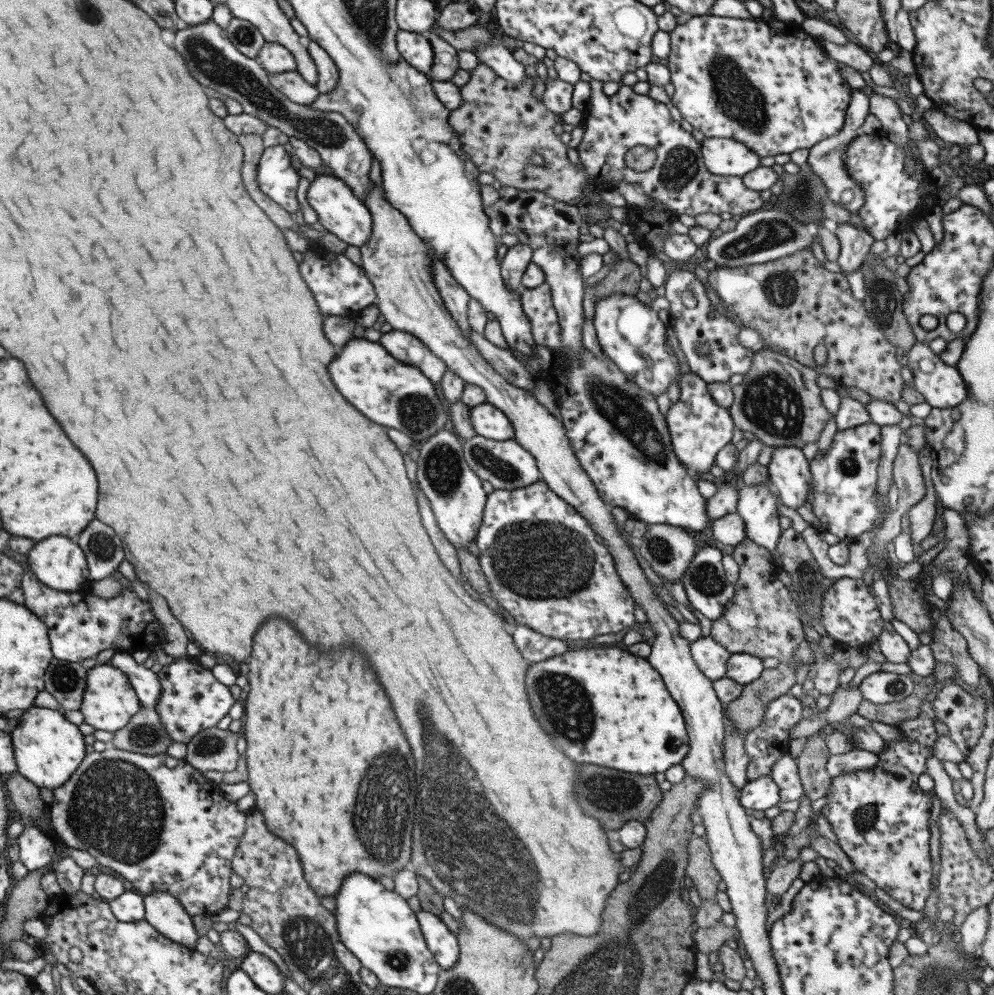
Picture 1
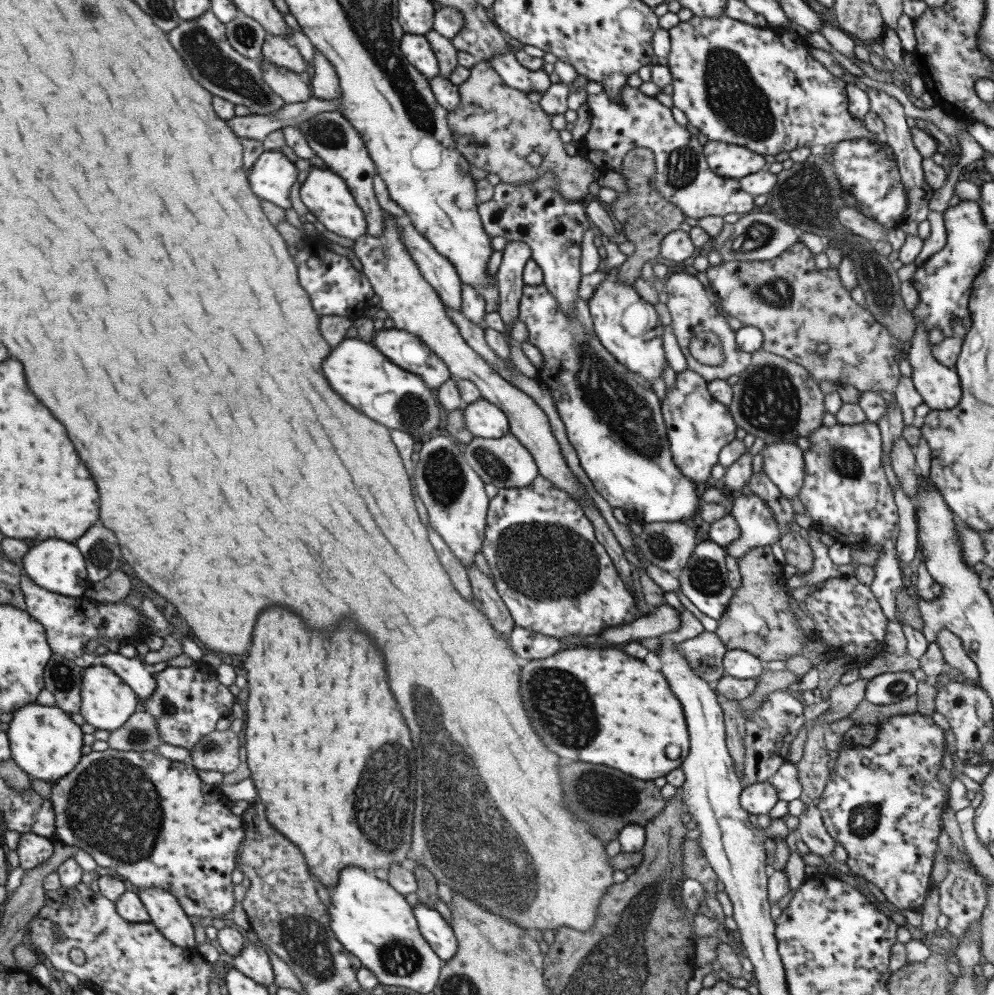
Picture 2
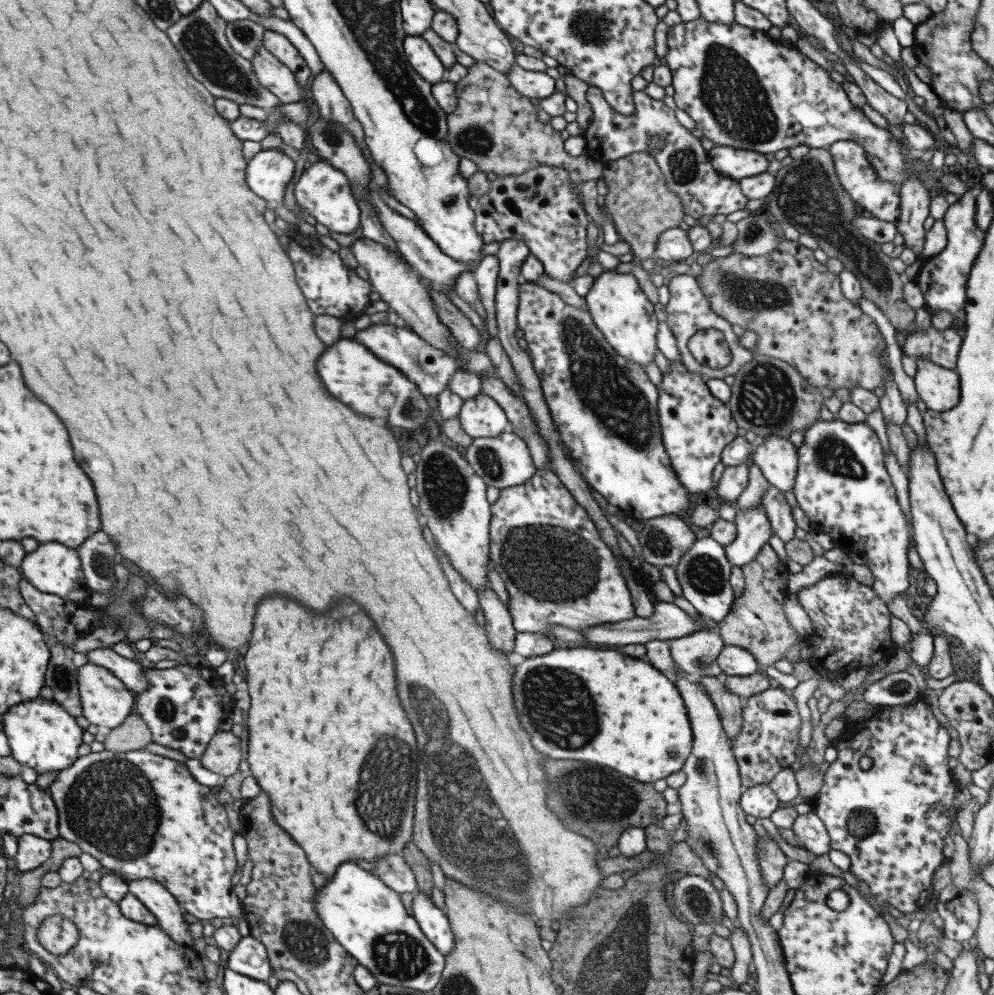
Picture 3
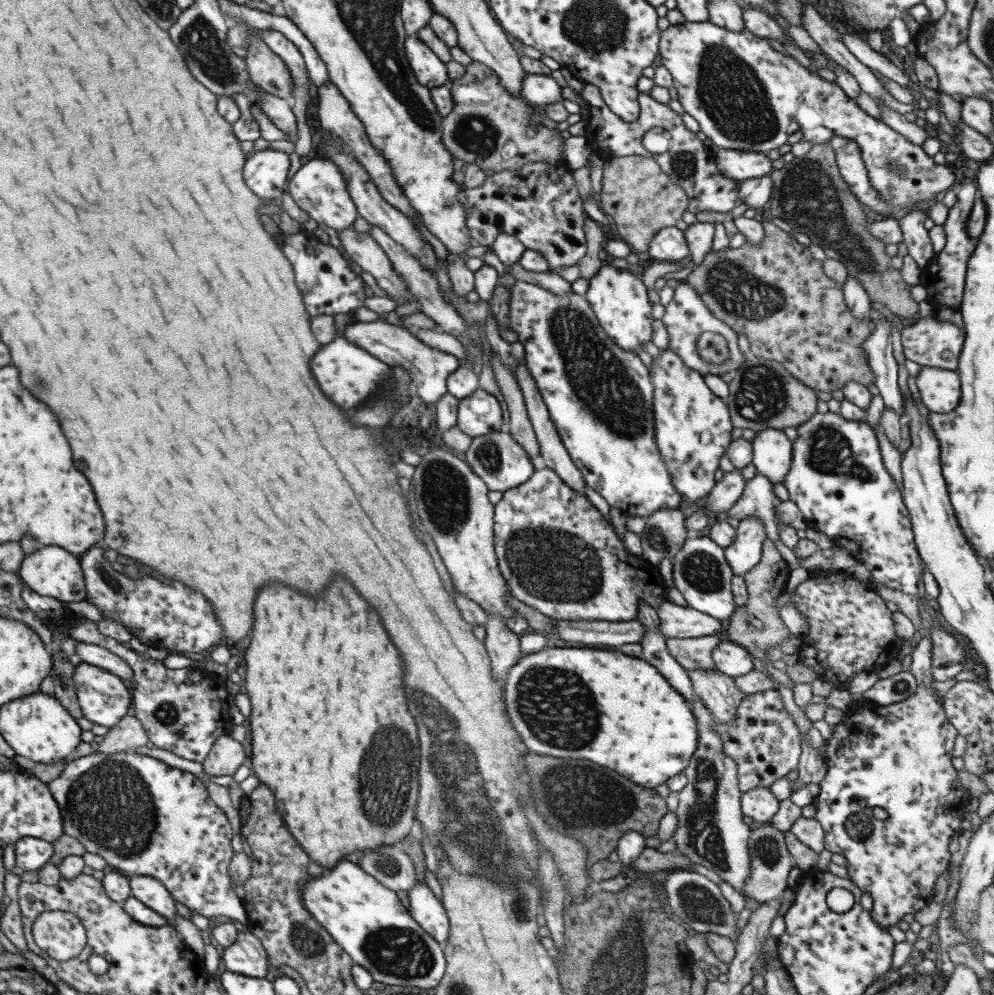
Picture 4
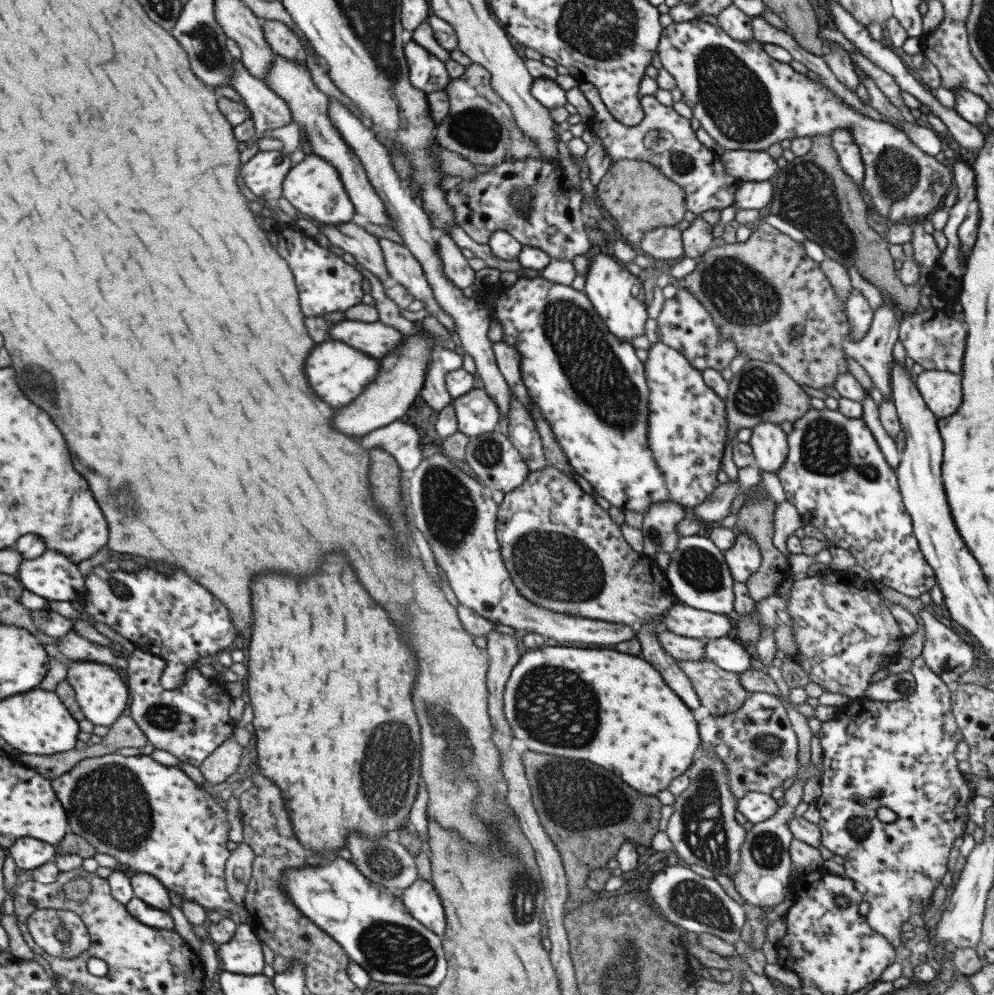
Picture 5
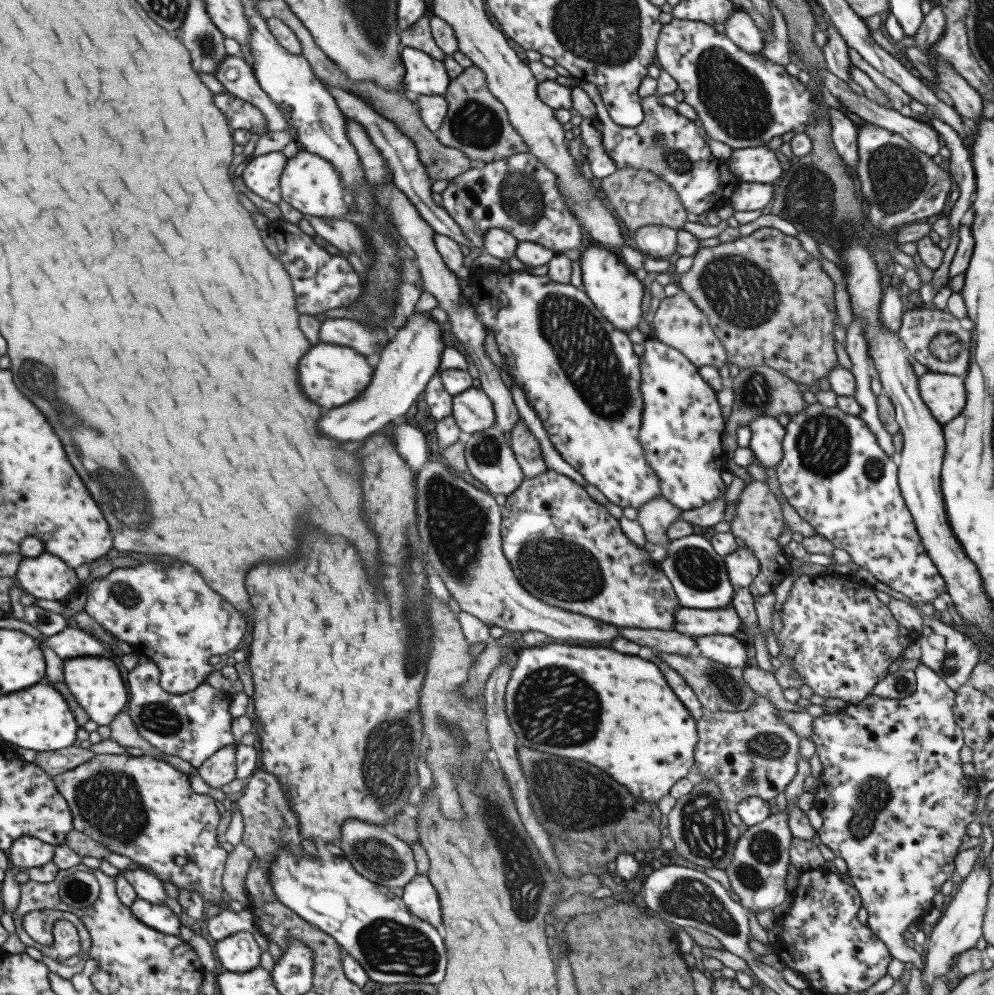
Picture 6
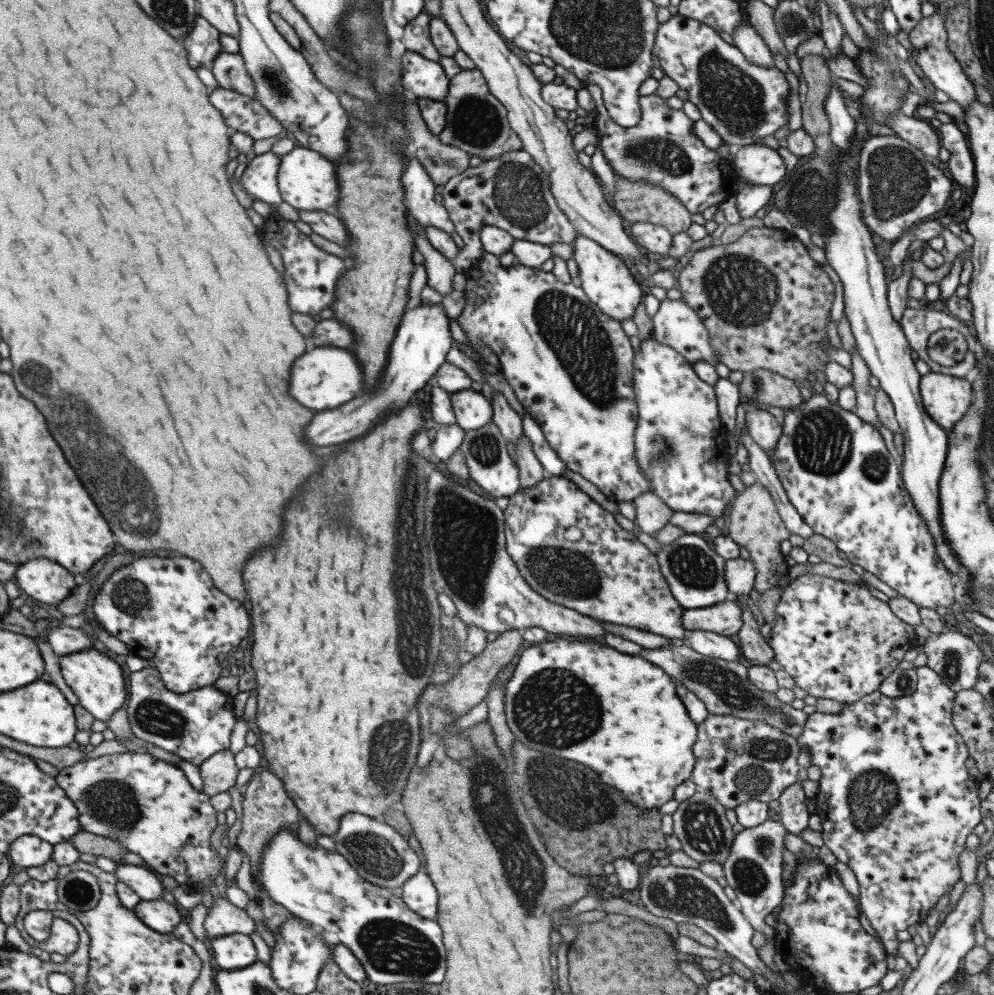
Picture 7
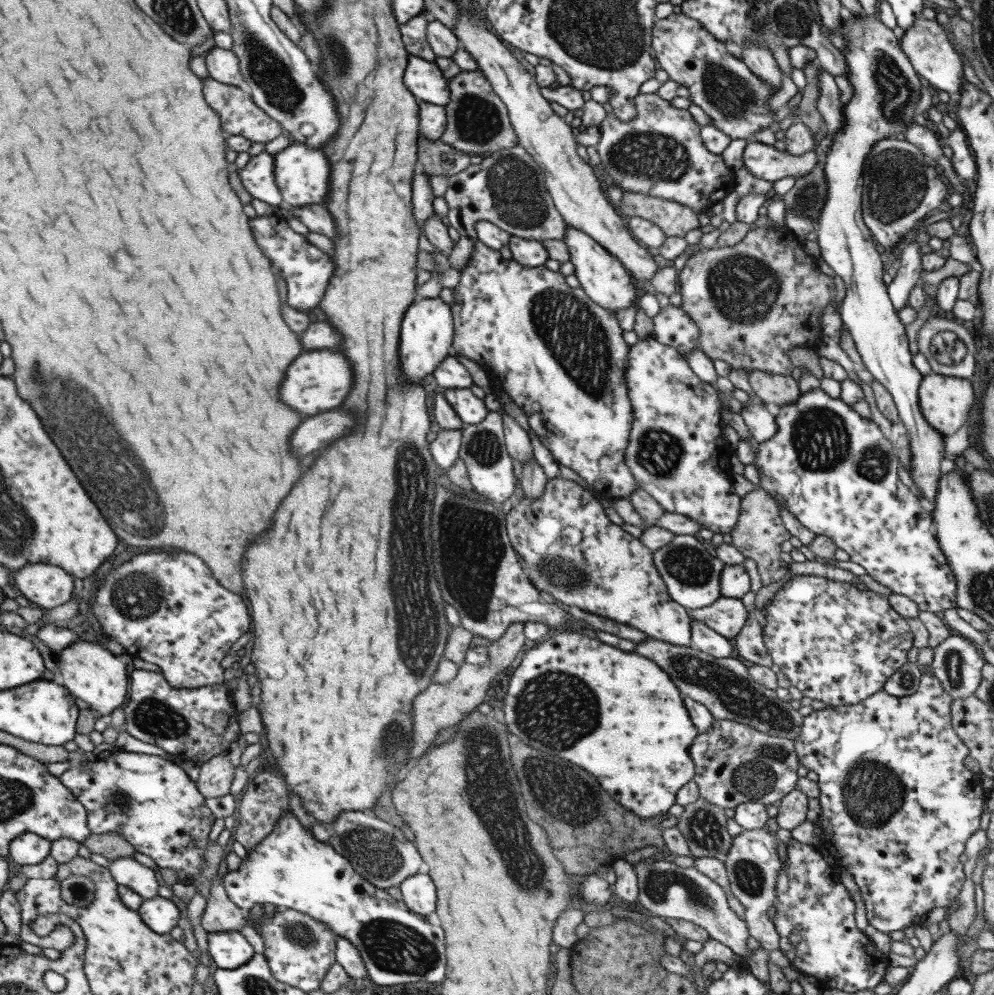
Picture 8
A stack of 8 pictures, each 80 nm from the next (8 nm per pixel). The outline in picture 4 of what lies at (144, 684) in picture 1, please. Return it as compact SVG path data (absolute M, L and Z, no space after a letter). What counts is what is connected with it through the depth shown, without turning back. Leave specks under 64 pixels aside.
M80 641L76 642L74 653L79 656L81 663L89 663L107 672L118 676L126 684L132 681L132 670L127 663L116 654L107 649L100 648L95 644L87 644Z

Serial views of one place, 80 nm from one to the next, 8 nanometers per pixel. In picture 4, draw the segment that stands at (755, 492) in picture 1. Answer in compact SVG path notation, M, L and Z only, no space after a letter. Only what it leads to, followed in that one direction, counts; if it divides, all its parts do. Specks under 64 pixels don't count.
M757 517L742 519L735 530L736 535L732 543L724 548L724 559L732 570L732 574L744 576L758 563L766 532L764 525Z

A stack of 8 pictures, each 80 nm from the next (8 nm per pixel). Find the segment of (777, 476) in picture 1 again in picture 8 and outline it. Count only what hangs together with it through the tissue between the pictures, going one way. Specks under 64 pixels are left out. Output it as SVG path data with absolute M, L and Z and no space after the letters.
M751 401L748 406L742 406L741 417L751 435L758 444L773 438L777 430L775 418L767 412L761 402Z

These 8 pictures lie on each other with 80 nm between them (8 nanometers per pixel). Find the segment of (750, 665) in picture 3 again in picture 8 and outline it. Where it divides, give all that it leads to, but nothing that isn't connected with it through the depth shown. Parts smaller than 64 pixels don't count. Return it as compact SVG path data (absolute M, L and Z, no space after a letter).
M690 621L691 644L693 648L713 657L733 657L735 649L731 648L729 639L717 634L702 622Z

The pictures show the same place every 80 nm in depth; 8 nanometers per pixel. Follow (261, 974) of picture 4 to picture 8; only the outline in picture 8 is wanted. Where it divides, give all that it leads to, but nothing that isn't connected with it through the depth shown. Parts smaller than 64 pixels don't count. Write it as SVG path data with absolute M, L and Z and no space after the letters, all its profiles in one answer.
M239 931L210 932L206 941L206 950L216 968L237 968L254 953Z

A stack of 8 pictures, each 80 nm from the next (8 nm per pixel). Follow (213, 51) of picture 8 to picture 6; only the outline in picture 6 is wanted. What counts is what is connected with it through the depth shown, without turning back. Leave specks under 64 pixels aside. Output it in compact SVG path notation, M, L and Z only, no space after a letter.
M227 55L217 65L214 76L225 91L252 104L263 113L266 118L266 132L283 131L286 128L286 120L281 111L257 84L250 64L240 55Z

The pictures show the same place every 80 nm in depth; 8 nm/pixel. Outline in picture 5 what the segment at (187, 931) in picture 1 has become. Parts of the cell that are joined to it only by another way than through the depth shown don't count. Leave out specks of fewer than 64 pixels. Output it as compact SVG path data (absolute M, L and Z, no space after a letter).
M136 873L128 879L134 897L145 902L151 908L163 910L170 908L168 891L149 874Z

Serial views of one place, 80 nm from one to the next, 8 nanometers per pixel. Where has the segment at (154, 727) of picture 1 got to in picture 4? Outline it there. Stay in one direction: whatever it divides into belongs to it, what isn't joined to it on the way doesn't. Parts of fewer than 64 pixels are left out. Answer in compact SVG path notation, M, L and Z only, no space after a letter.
M123 715L121 720L103 735L96 752L101 754L132 752L148 741L147 735L134 716Z

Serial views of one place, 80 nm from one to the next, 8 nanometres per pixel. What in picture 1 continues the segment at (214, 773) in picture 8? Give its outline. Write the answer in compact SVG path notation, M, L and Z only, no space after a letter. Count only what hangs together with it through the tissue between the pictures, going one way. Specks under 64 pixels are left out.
M215 726L200 730L186 744L185 762L205 772L233 772L239 755L235 750L237 735L228 729L222 730Z

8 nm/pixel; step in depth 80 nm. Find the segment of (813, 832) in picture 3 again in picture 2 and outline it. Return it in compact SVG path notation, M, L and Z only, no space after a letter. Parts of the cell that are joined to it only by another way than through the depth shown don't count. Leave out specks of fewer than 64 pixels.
M816 801L806 805L798 816L796 831L800 834L800 841L809 848L809 853L825 859L832 857L834 841L823 826L820 814L816 809Z

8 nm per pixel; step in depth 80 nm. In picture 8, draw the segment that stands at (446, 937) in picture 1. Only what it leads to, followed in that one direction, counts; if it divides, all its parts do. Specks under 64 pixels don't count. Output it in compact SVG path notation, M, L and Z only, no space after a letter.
M413 874L398 885L402 902L415 914L427 917L436 908L436 890L428 874Z

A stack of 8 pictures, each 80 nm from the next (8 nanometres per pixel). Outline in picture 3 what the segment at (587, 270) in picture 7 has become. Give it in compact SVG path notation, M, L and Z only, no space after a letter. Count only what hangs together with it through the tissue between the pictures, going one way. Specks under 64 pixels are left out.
M617 270L603 271L599 276L594 277L584 300L594 325L617 354L626 358L627 362L633 362L643 368L654 362L658 321L651 302L647 301L647 297L643 295L631 273L617 273Z

